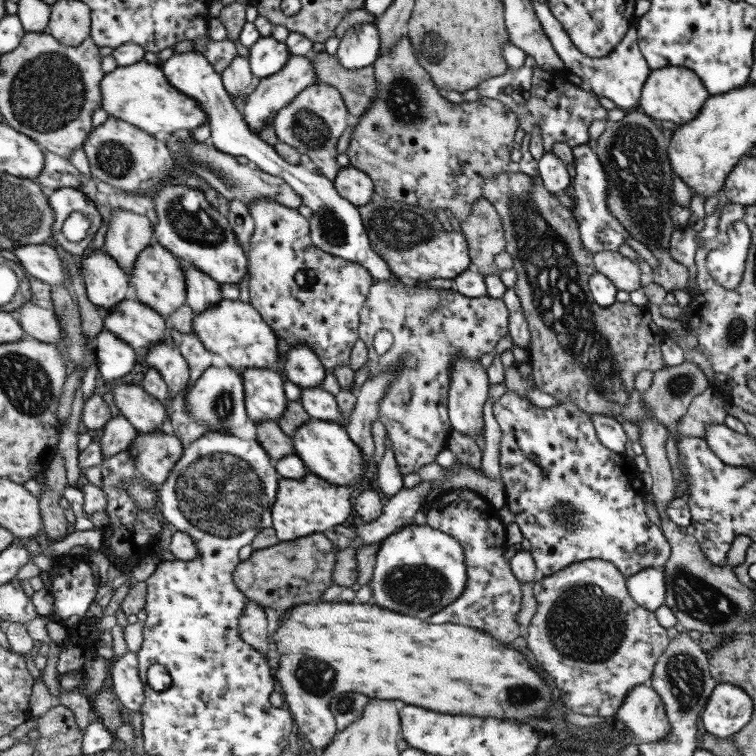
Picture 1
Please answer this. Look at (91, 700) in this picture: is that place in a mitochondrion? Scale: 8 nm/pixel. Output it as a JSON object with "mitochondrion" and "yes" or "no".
{"mitochondrion":"no"}

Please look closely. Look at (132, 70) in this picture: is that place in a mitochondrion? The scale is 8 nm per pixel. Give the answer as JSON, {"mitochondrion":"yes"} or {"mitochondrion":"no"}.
{"mitochondrion":"no"}

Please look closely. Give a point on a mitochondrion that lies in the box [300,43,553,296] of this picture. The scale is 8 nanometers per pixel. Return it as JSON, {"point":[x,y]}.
{"point":[404,102]}

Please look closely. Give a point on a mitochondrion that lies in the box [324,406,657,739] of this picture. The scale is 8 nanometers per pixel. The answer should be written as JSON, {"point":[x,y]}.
{"point":[586,622]}

